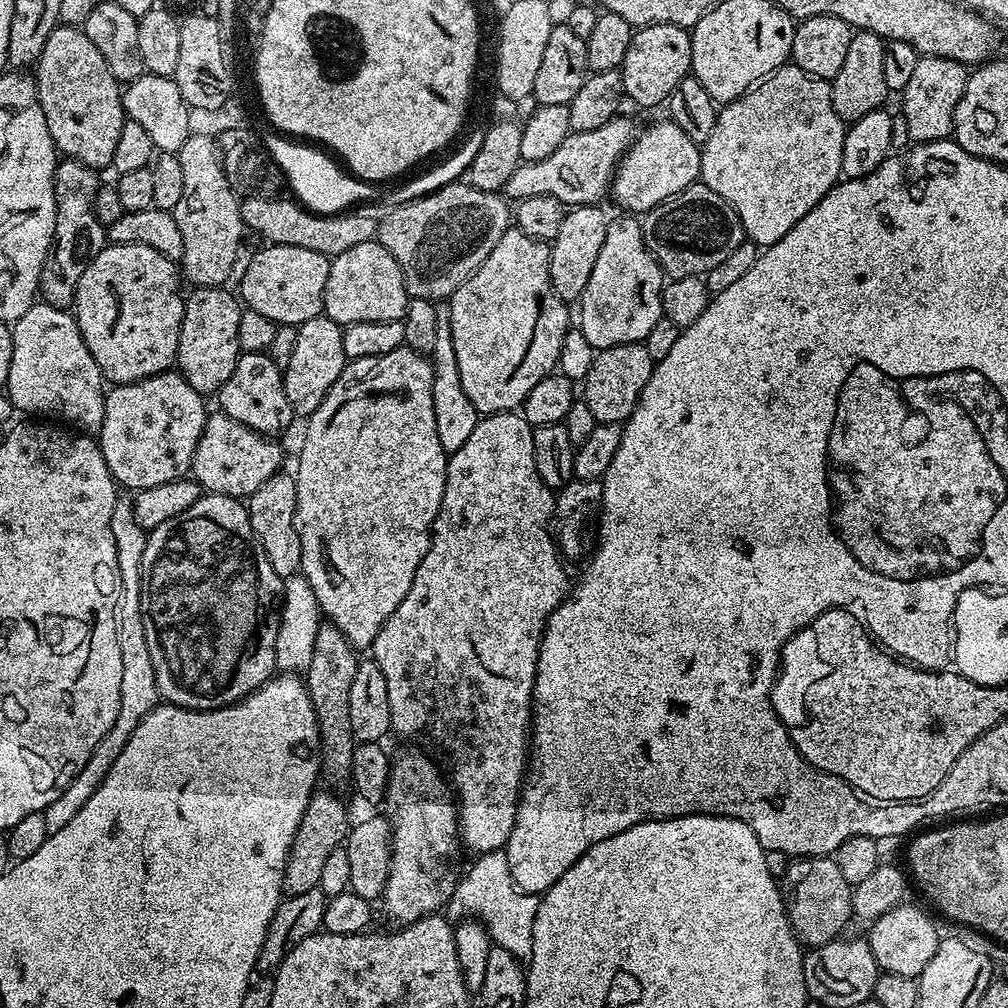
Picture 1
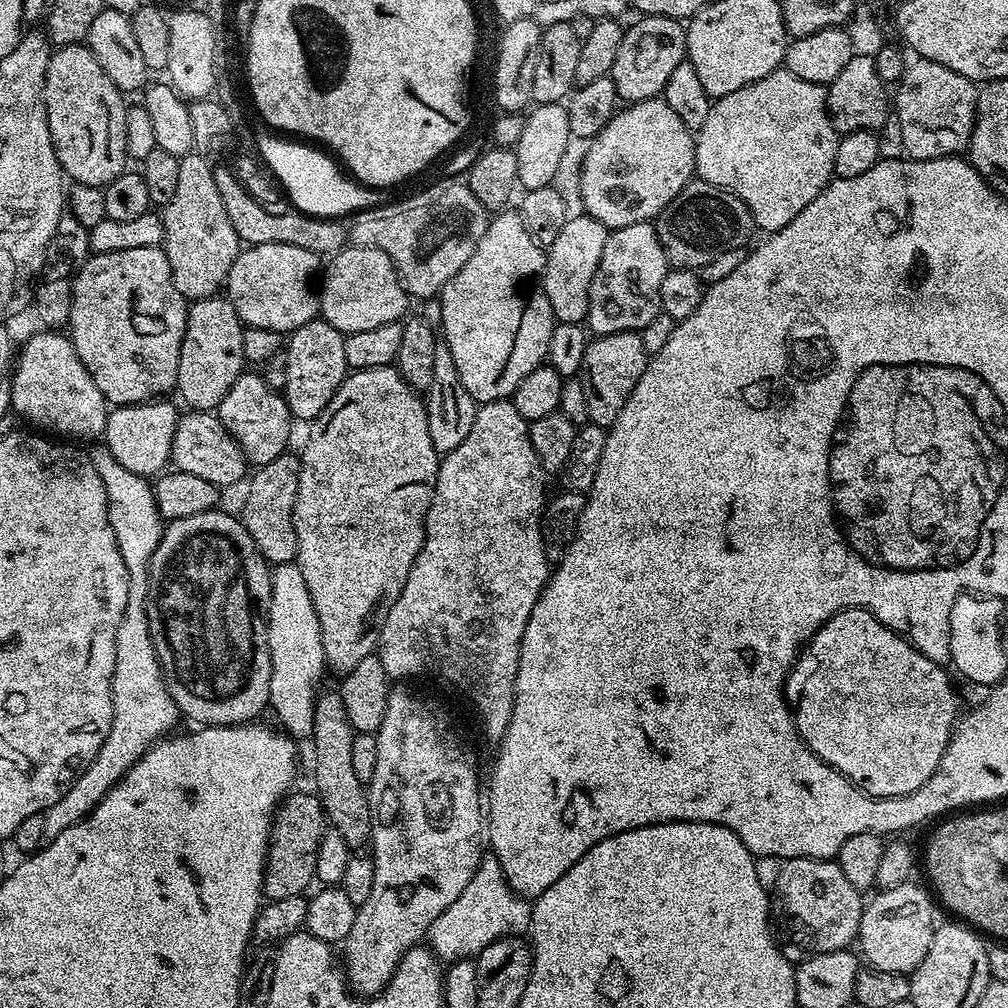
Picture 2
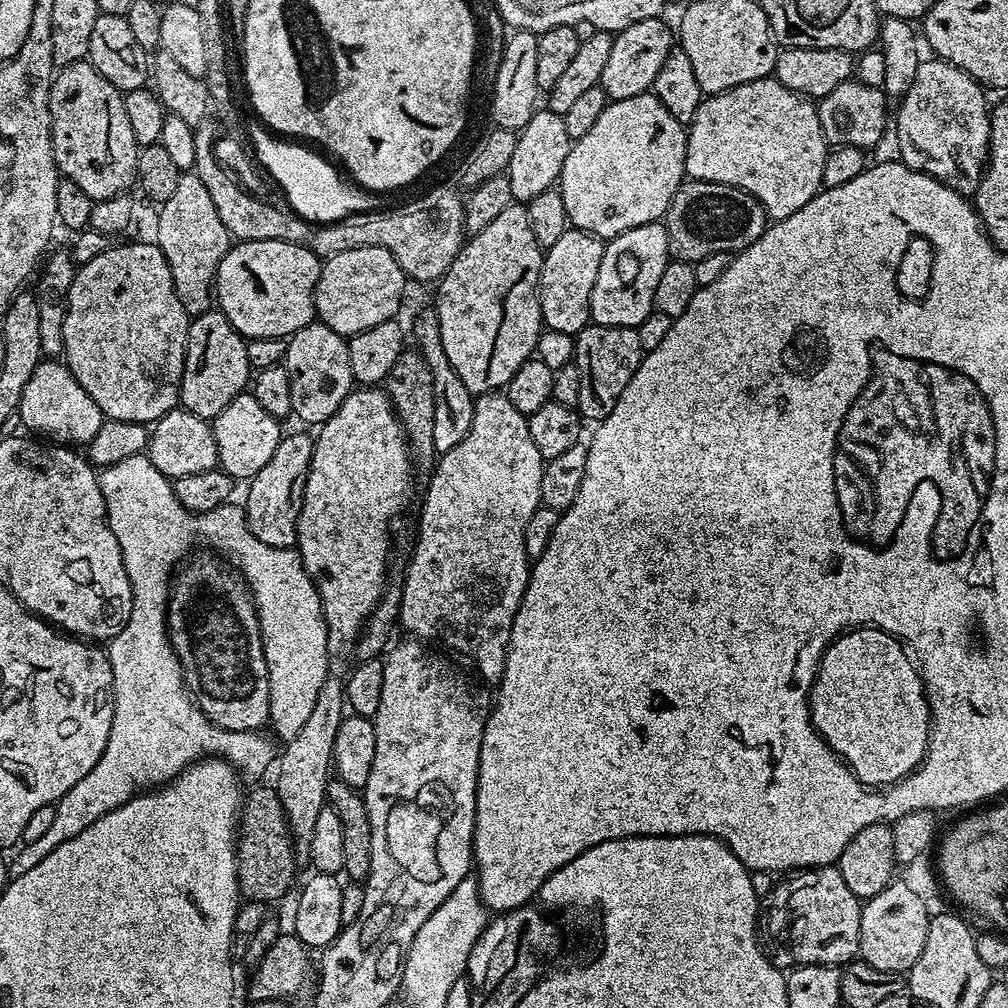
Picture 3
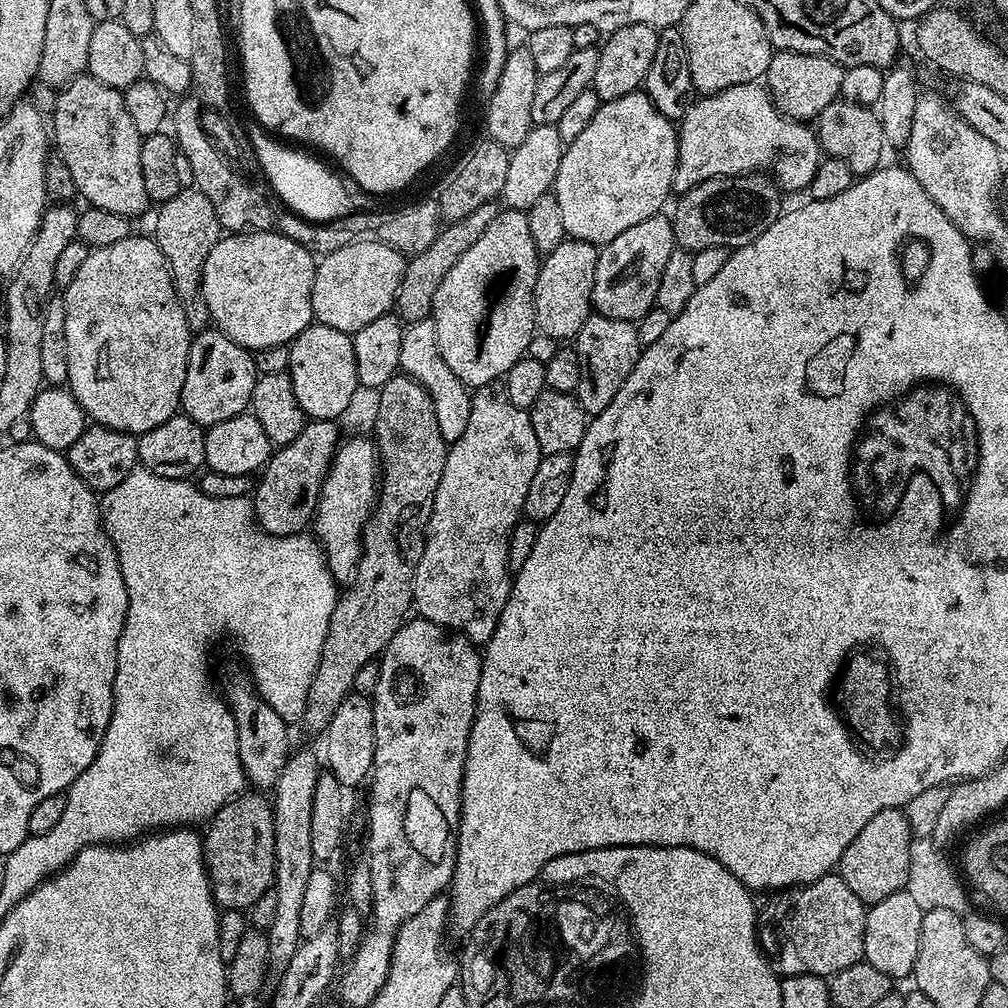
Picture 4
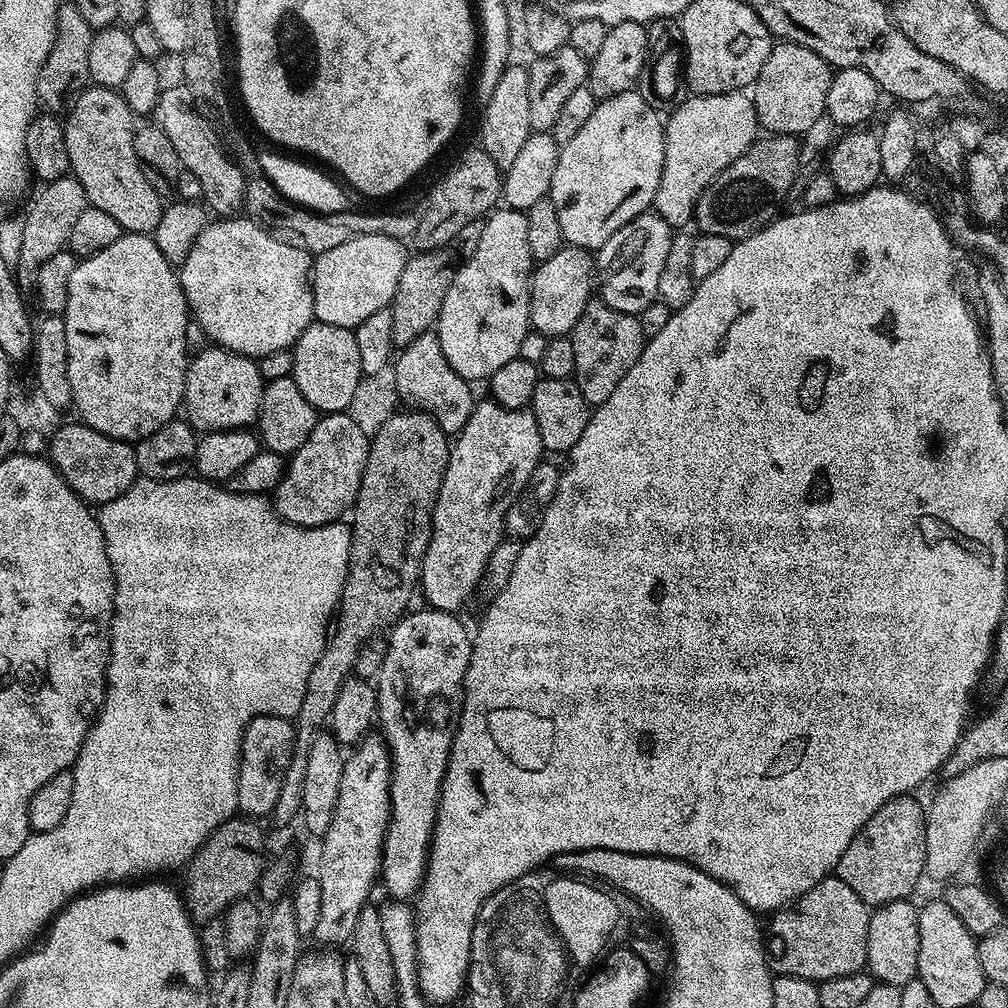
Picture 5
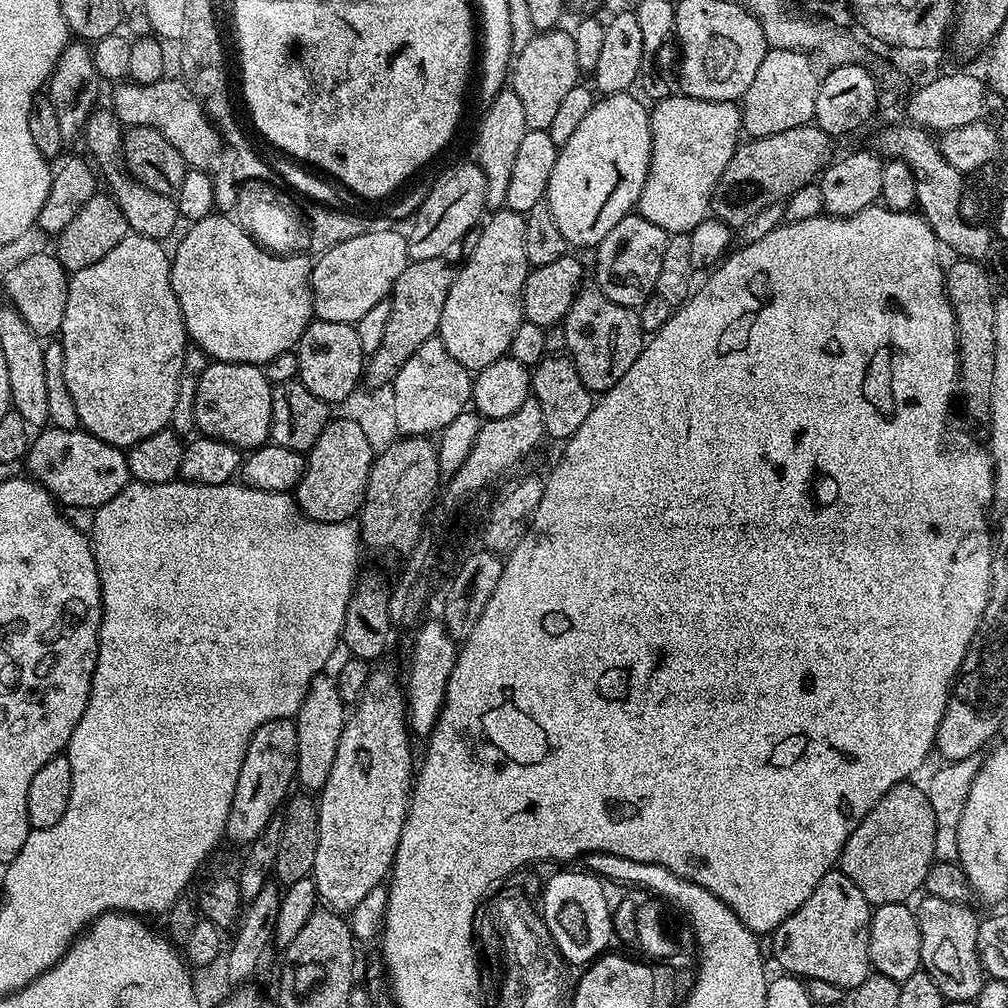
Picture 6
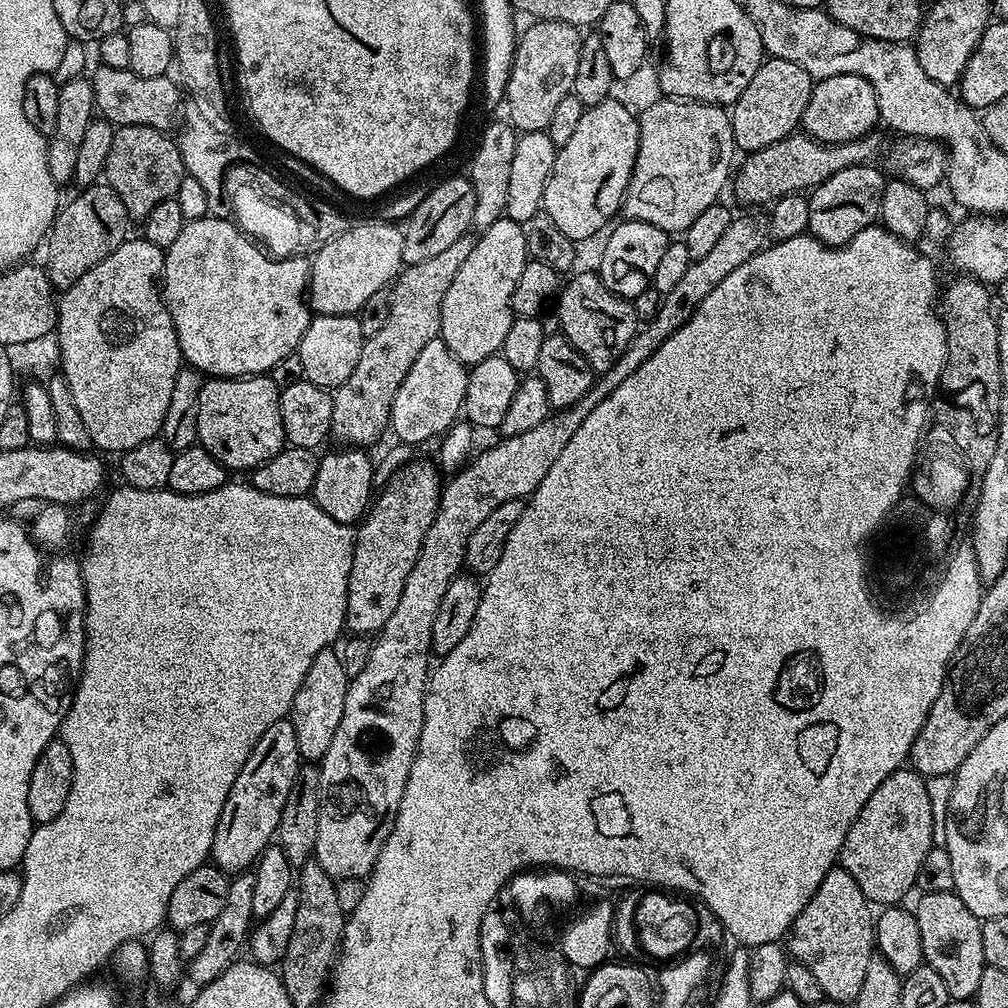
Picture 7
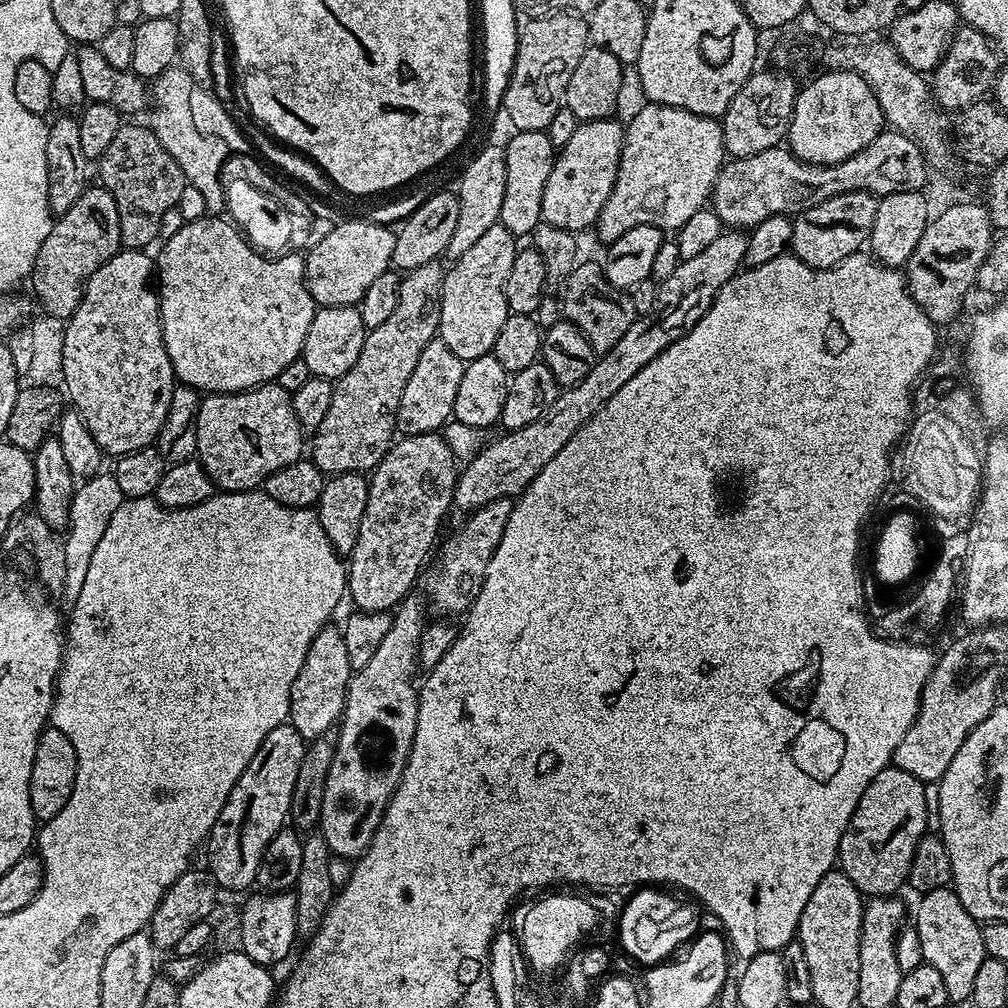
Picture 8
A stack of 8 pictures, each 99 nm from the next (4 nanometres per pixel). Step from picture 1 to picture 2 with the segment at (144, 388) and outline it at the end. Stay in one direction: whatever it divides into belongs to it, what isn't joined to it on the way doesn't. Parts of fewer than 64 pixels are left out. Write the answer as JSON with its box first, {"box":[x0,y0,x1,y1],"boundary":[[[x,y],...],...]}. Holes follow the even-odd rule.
{"box":[102,398,181,478],"boundary":[[[161,398],[147,404],[122,404],[109,411],[102,444],[118,462],[122,462],[122,466],[126,466],[126,470],[145,478],[155,478],[169,467],[174,430],[181,418],[181,413],[176,412],[170,401]]]}

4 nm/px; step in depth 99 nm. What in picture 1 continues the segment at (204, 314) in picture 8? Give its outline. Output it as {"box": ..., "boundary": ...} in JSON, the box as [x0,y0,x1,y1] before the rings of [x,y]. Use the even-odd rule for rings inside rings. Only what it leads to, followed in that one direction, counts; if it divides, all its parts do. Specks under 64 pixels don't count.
{"box":[239,244,329,326],"boundary":[[[281,244],[264,246],[240,276],[239,299],[244,308],[258,310],[258,314],[270,318],[277,326],[302,325],[323,313],[329,263],[329,257],[318,254],[318,250]]]}

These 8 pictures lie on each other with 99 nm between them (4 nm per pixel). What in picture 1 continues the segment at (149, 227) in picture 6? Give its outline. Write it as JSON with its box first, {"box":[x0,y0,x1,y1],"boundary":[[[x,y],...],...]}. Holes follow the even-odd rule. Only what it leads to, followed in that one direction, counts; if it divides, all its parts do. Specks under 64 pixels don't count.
{"box":[34,24,125,169],"boundary":[[[60,24],[46,38],[46,46],[42,46],[42,54],[34,65],[34,79],[38,102],[42,106],[42,114],[46,114],[46,127],[50,129],[50,138],[56,143],[57,153],[82,162],[88,168],[106,169],[114,158],[114,149],[118,147],[118,134],[122,134],[125,122],[122,85],[110,74],[110,66],[106,66],[106,58],[98,51],[98,46],[86,38],[83,27],[71,24]]]}

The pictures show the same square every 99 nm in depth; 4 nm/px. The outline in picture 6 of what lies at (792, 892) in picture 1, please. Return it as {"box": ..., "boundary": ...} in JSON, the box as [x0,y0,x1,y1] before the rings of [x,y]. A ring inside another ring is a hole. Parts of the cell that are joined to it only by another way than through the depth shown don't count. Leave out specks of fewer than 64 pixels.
{"box":[771,870,874,990],"boundary":[[[833,870],[818,882],[814,894],[771,933],[772,956],[785,973],[805,981],[822,978],[845,990],[857,988],[872,972],[870,922],[874,908],[846,874]]]}

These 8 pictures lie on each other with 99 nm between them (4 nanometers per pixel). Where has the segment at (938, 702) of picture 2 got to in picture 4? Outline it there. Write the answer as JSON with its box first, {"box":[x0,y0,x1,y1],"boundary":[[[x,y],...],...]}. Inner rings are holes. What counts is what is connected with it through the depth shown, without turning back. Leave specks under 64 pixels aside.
{"box":[838,654,902,749],"boundary":[[[864,654],[853,655],[845,663],[838,680],[842,719],[861,745],[869,744],[872,748],[891,749],[899,745],[902,739],[902,724],[894,711],[894,684],[890,679],[890,668],[879,655],[860,655]]]}

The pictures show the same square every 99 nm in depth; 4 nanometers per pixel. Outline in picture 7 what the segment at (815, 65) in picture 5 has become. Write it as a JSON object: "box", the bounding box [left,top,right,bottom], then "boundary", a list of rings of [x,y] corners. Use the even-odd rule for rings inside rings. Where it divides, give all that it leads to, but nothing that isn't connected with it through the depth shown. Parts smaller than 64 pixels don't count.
{"box":[730,57,813,154],"boundary":[[[778,57],[765,59],[758,74],[750,78],[750,86],[742,90],[730,108],[737,149],[744,154],[757,152],[797,131],[810,102],[813,83],[812,76],[802,67]]]}

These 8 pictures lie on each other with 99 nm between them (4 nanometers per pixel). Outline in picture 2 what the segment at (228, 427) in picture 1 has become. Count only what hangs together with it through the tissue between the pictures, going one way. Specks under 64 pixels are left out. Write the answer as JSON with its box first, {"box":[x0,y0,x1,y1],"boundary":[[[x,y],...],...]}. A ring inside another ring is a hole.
{"box":[171,410,246,490],"boundary":[[[188,410],[181,415],[174,430],[171,463],[175,471],[206,478],[206,482],[214,482],[221,490],[227,489],[227,484],[238,483],[244,476],[244,468],[246,469],[246,461],[238,442],[234,442],[226,426],[222,426],[215,411]]]}

